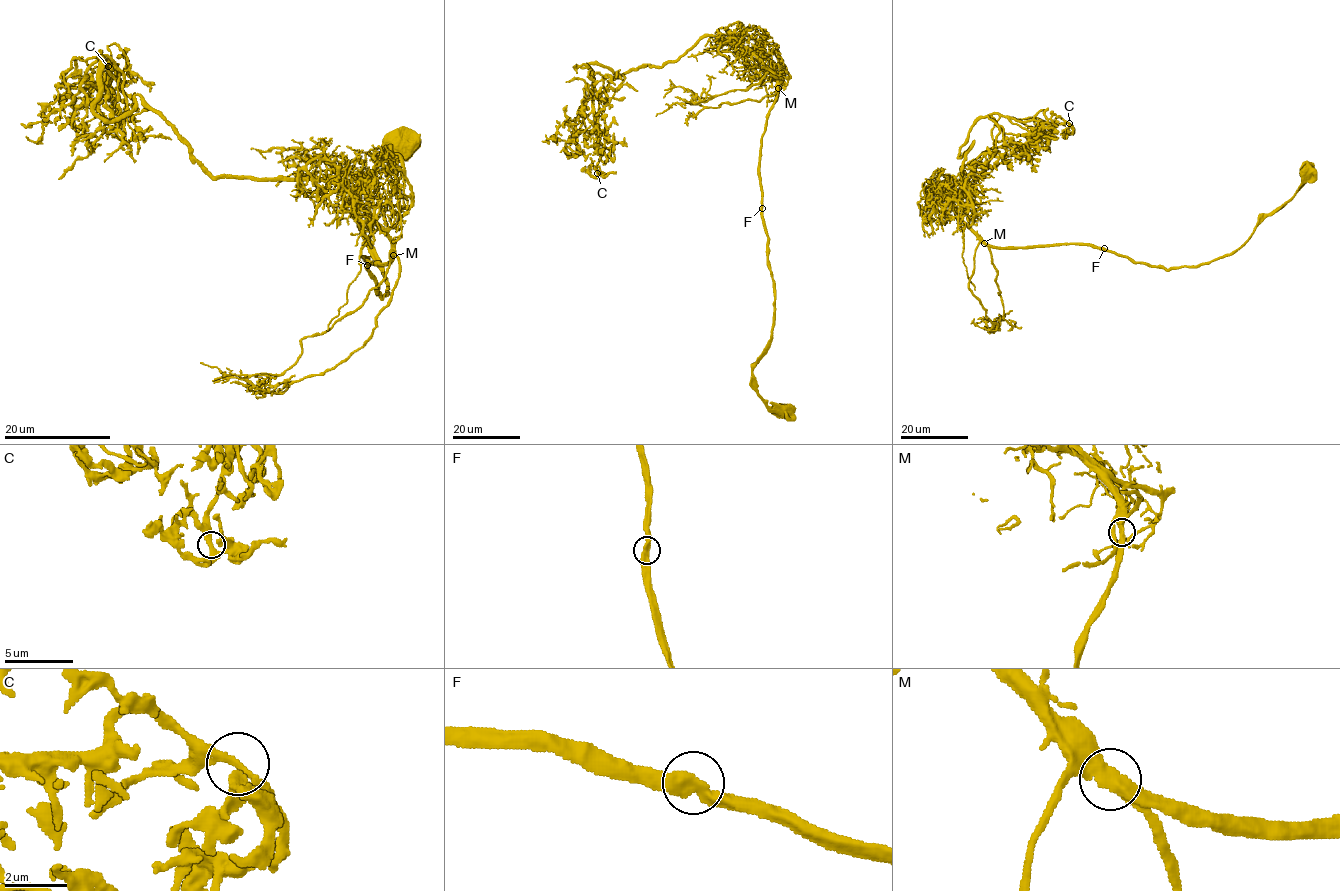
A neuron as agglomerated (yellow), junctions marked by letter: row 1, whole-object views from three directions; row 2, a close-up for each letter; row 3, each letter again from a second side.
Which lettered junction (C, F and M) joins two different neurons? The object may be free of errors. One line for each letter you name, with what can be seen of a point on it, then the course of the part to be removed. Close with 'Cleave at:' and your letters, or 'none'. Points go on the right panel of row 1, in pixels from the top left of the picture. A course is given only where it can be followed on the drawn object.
Cleave at: none

